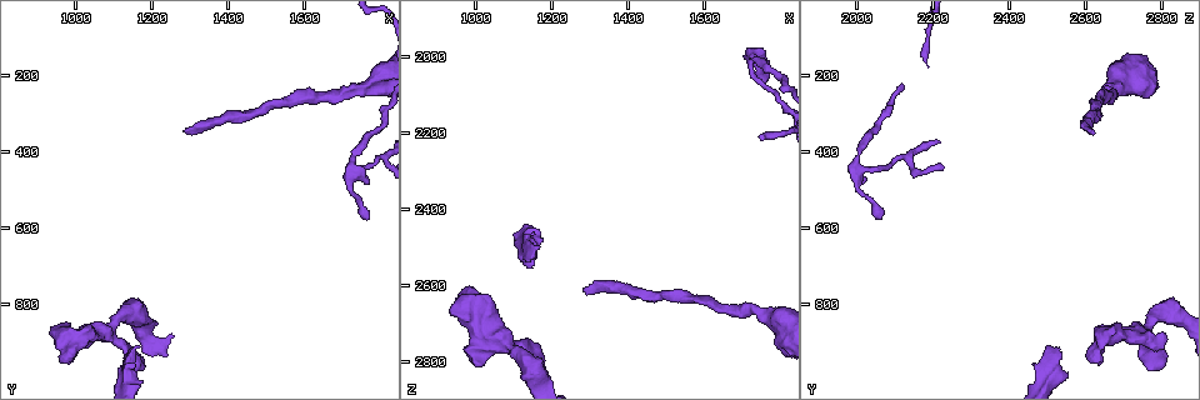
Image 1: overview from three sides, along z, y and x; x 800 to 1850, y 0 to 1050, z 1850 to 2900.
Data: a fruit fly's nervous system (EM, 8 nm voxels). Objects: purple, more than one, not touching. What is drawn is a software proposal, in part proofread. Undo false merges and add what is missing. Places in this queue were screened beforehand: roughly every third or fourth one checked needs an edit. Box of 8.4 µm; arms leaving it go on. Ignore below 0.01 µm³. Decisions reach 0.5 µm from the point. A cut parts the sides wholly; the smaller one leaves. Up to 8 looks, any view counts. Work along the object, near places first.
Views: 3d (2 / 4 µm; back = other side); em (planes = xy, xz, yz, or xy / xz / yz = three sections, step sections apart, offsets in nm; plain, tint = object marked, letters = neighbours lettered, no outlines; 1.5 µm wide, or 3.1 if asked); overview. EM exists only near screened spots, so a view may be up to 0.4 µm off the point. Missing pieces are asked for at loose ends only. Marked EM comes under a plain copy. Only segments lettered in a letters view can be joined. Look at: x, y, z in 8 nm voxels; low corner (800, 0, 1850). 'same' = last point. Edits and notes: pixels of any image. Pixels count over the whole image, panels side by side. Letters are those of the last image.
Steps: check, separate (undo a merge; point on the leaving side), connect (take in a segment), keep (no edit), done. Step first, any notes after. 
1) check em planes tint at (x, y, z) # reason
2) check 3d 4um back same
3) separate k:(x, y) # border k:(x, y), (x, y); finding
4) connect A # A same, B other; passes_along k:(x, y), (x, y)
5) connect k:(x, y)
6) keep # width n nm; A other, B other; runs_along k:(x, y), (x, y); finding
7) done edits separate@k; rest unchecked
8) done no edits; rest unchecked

check em planes letters at (1185, 960, 2790)

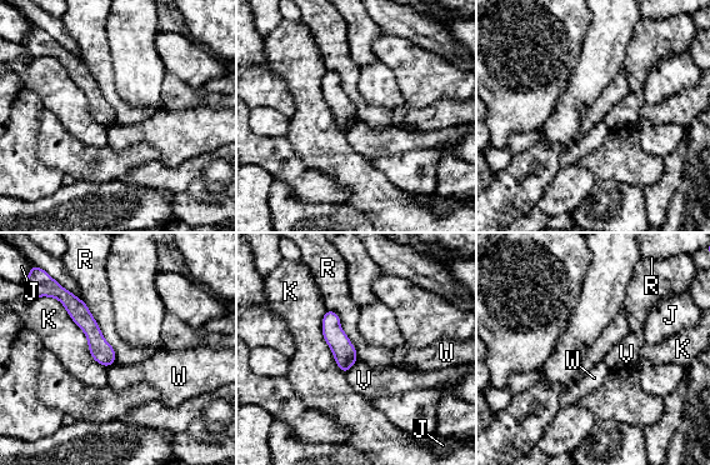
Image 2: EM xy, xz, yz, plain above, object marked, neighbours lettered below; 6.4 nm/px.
keep # J other, K other, R other, V other, W other; runs_along 2:(71, 298), (109, 361); none of them fits

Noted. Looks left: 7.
check 3d 2um at (1160, 915, 2500)

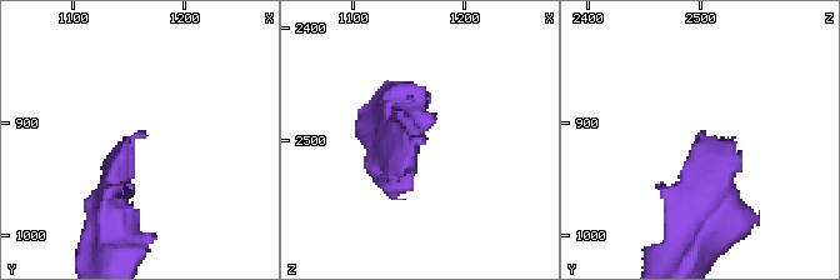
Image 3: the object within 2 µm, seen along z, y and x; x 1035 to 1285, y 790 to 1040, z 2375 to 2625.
check em planes tint at (1160, 908, 2502) # shape alone is not enough

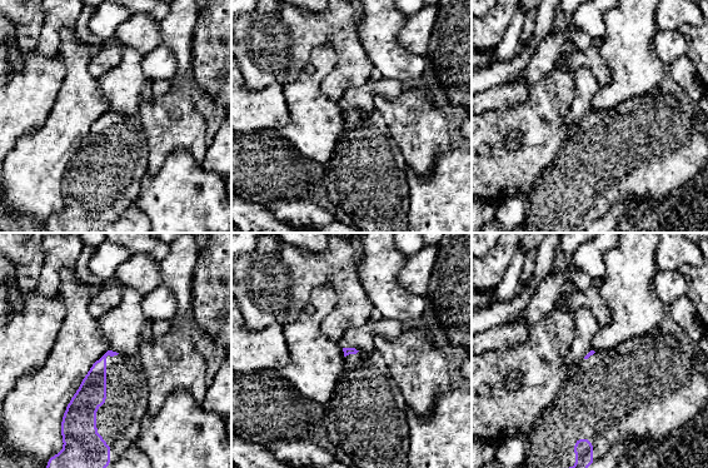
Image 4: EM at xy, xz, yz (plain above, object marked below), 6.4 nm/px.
check em planes letters same # see the neighbours

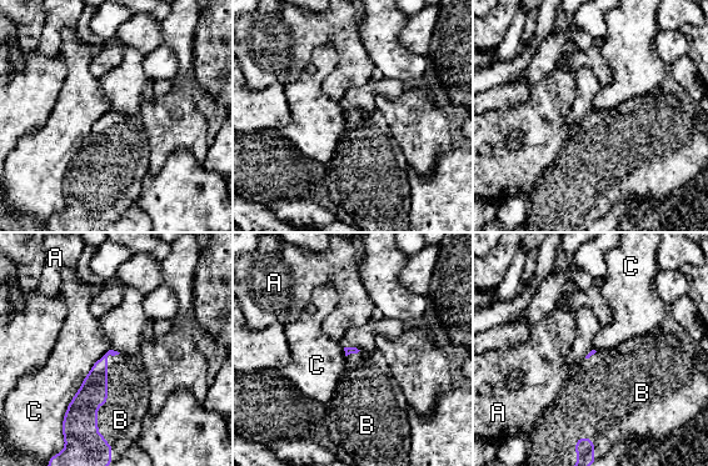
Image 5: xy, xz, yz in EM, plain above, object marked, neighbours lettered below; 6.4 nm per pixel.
connect B # A other, B same, C other; it goes on there

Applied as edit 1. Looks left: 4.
check em xz step 4 tint at (1725, 460, 2005) # branch point

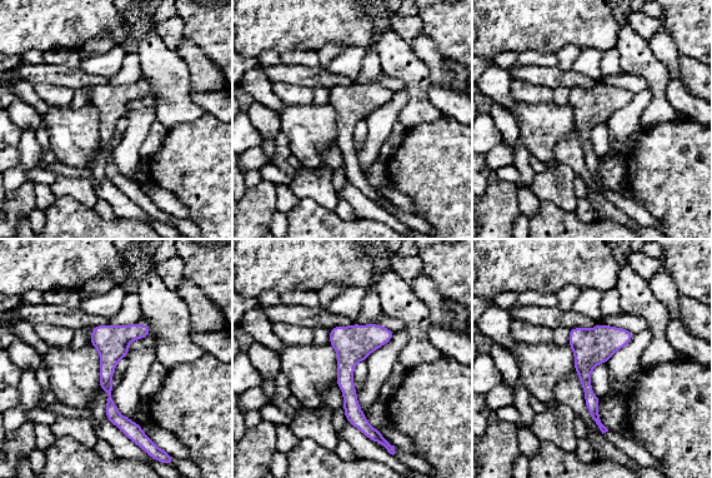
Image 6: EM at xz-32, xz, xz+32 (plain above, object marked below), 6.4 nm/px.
check em yz step 8 letters same

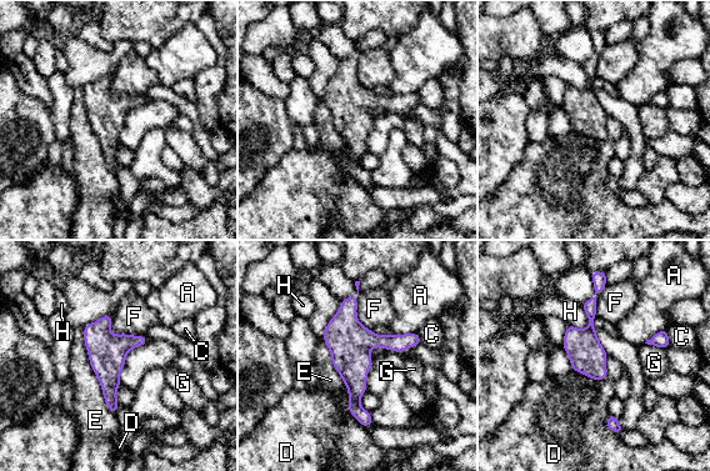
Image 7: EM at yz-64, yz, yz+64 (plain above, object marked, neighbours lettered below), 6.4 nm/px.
keep # width 240 nm; A other, C other, D other, E other, F other, G other, H other; runs_along 7:(351, 299), (354, 407), (366, 422); all the same cell

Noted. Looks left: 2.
done edits connect@5; rest unchecked

